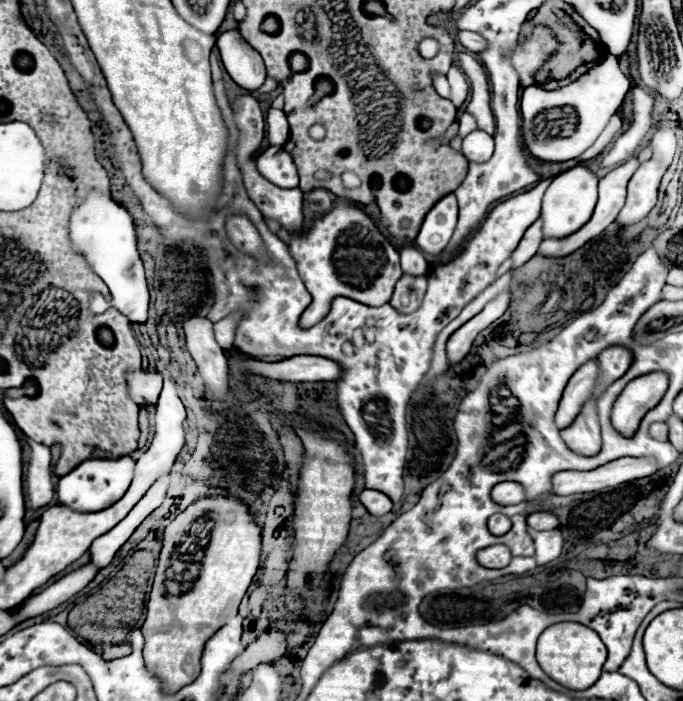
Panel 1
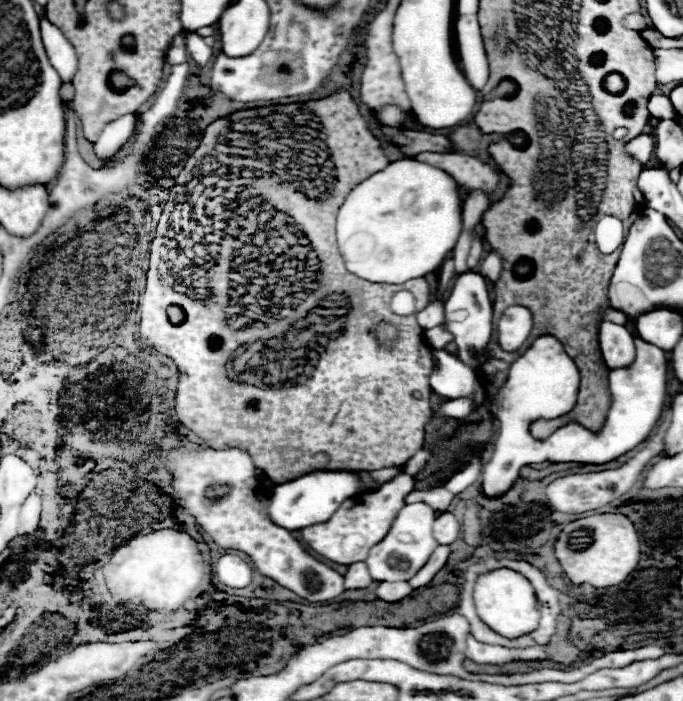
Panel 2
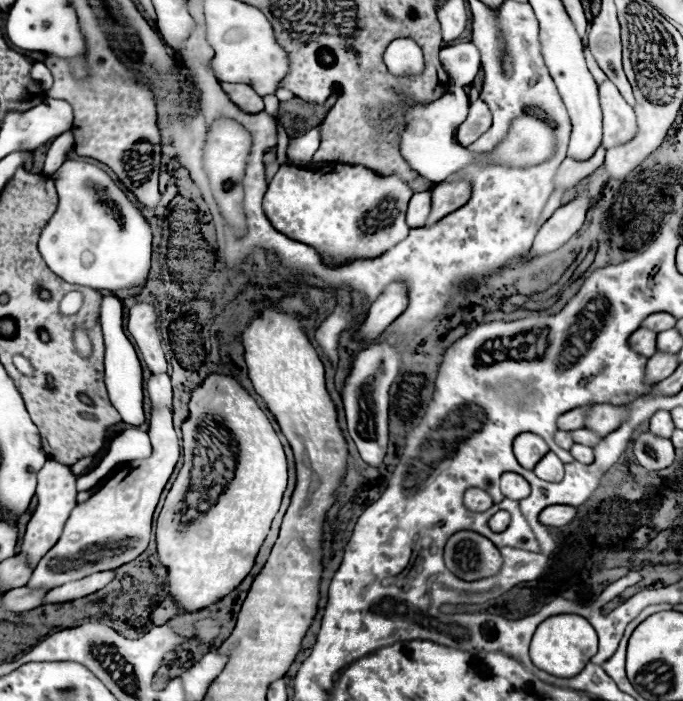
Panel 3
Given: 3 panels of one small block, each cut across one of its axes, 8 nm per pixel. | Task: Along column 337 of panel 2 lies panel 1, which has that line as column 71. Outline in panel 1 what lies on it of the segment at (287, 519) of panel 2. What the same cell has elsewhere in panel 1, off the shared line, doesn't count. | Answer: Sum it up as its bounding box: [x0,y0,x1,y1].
[56,456,134,512]

